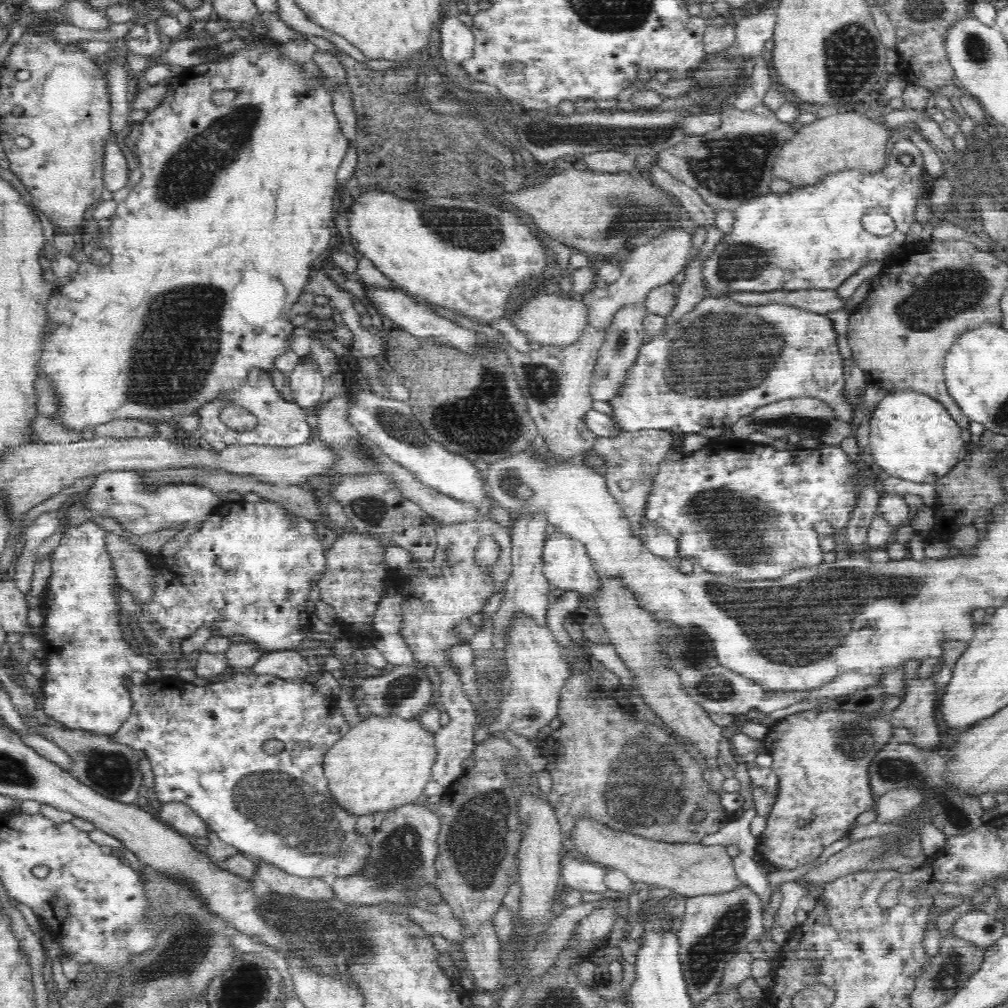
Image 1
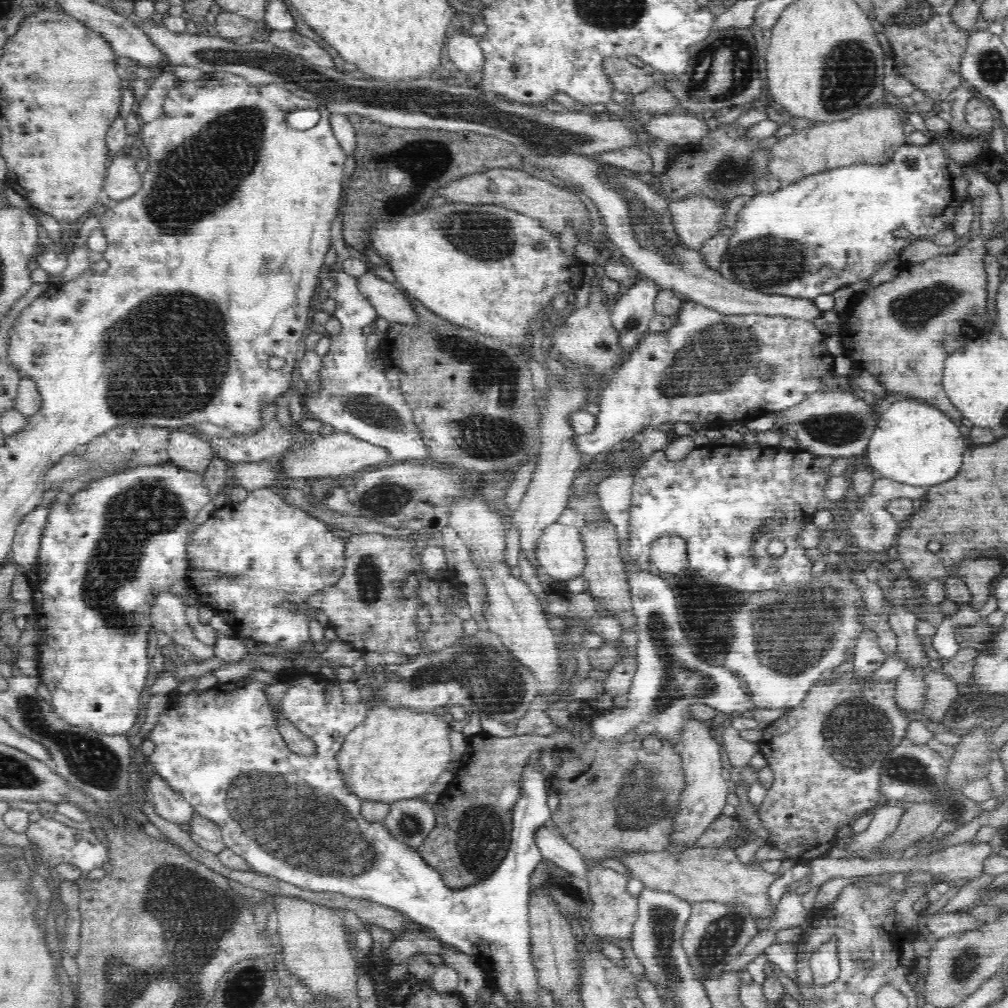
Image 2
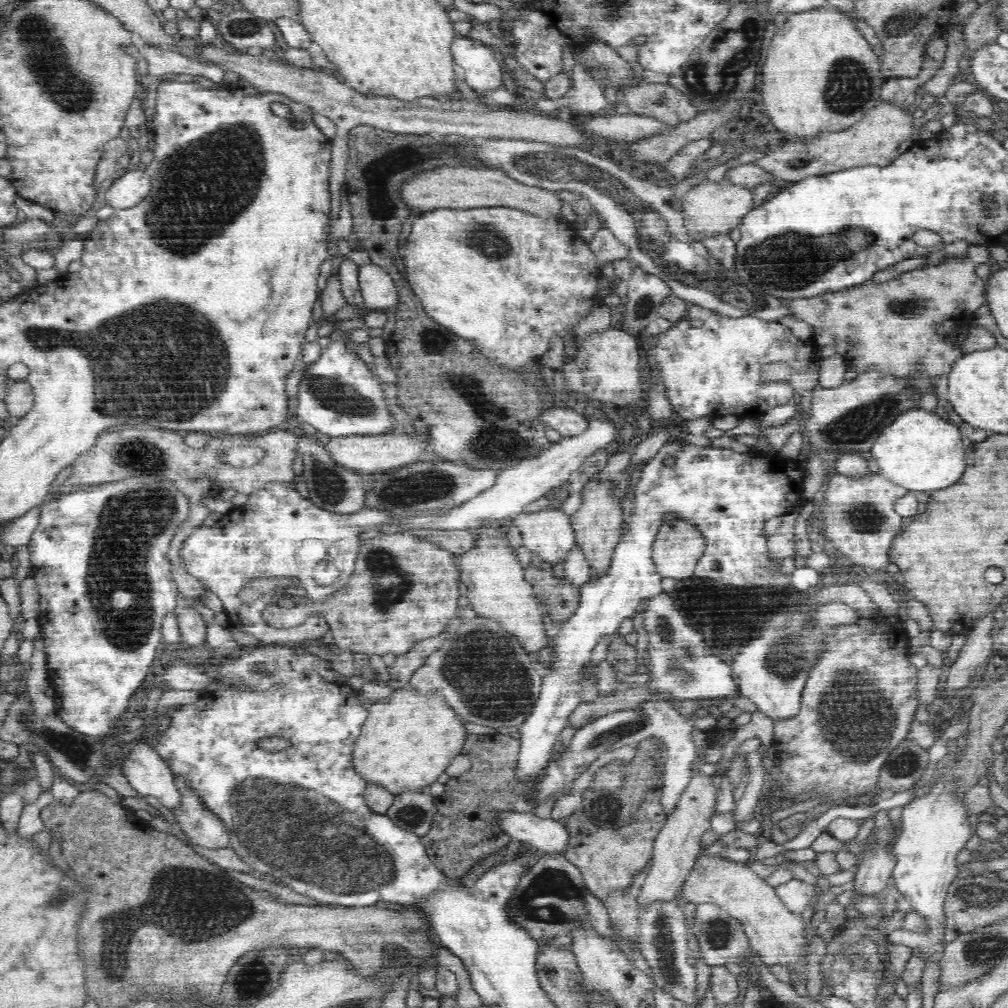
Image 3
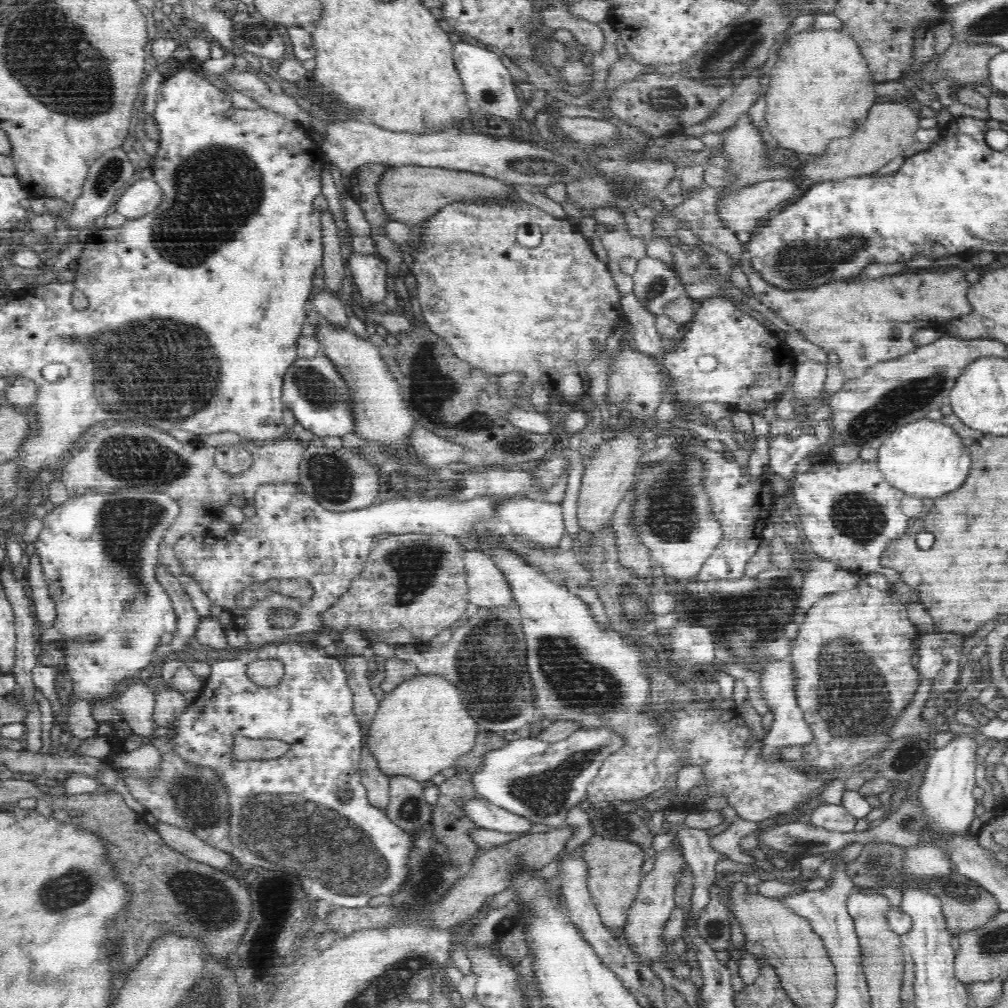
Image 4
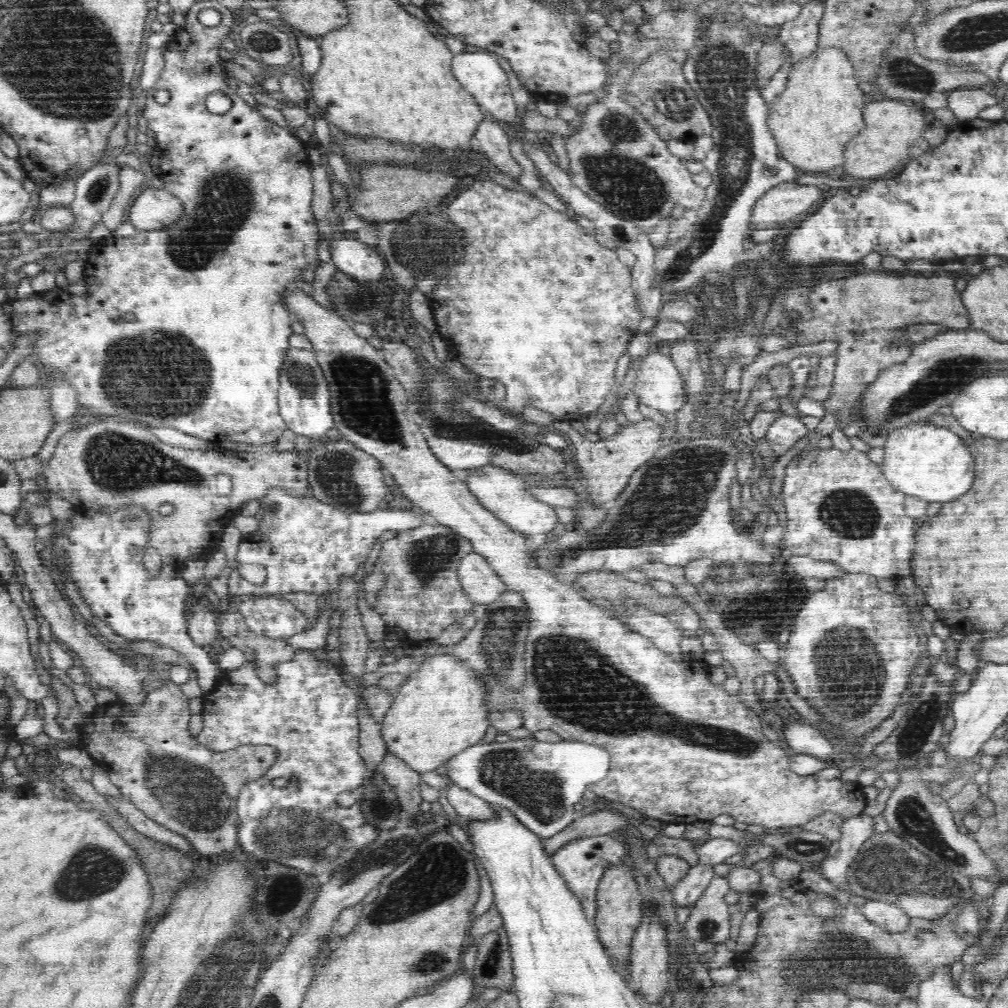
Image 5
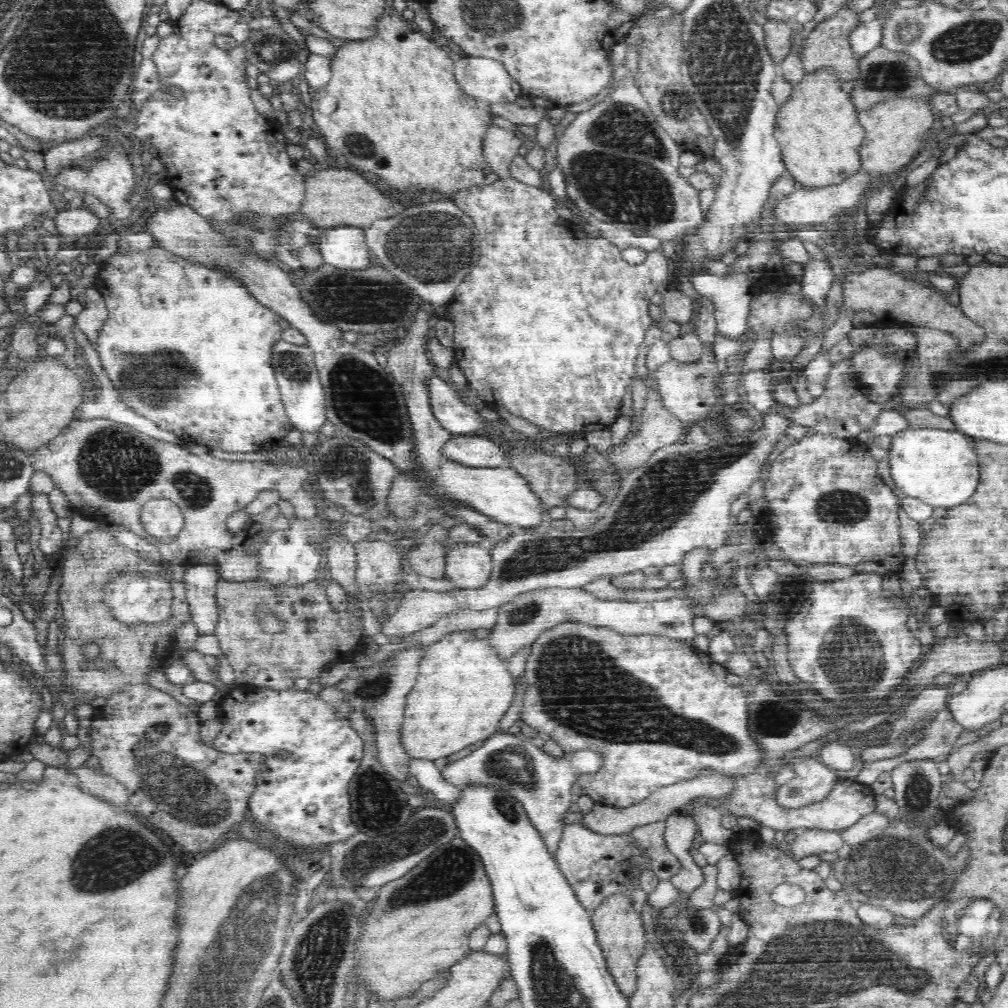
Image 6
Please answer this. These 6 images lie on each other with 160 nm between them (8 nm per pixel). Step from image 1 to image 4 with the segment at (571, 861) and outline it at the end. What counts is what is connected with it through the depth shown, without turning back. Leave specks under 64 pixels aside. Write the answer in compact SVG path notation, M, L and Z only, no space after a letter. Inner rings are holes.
M485 798L468 800L464 804L464 812L470 819L481 825L482 828L508 832L508 834L528 832L533 825L527 818L496 806Z

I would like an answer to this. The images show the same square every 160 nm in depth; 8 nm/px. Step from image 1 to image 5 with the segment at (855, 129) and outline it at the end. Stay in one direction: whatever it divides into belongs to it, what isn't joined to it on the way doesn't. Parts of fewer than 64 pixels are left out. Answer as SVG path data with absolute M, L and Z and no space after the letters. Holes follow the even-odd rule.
M880 99L866 106L864 112L864 128L852 141L847 142L843 149L843 162L846 174L854 176L856 181L877 178L909 156L909 150L924 132L924 117L921 106L901 100Z

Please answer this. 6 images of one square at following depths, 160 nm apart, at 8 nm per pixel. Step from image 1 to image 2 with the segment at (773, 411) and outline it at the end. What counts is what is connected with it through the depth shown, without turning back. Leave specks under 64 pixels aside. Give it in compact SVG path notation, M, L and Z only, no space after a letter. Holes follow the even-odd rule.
M848 390L816 391L806 400L776 413L776 428L797 440L797 450L817 456L851 457L856 460L868 448L871 433L878 424L878 411Z

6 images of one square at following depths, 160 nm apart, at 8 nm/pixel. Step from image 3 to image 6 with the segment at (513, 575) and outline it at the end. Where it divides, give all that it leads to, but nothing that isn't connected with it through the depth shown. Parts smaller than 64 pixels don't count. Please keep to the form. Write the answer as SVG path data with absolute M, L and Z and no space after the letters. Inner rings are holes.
M459 545L446 559L445 575L458 589L479 589L488 582L493 563L486 545Z

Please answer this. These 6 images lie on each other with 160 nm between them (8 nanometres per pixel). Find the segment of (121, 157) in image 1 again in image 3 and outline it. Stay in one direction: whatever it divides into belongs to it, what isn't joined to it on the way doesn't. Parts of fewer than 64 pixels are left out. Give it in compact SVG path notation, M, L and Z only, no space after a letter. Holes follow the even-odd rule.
M131 168L126 174L122 174L122 178L112 182L105 193L105 200L115 209L132 209L148 196L150 190L151 180L145 171Z

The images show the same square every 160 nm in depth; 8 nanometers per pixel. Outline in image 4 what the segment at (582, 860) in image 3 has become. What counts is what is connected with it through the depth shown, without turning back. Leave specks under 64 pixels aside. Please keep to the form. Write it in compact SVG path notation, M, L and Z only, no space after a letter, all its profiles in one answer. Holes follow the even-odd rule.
M594 834L581 846L581 858L587 868L586 886L590 889L592 902L603 925L617 938L618 929L625 928L631 902L638 894L642 864L646 864L648 859L646 844L642 846L642 840L611 840Z

